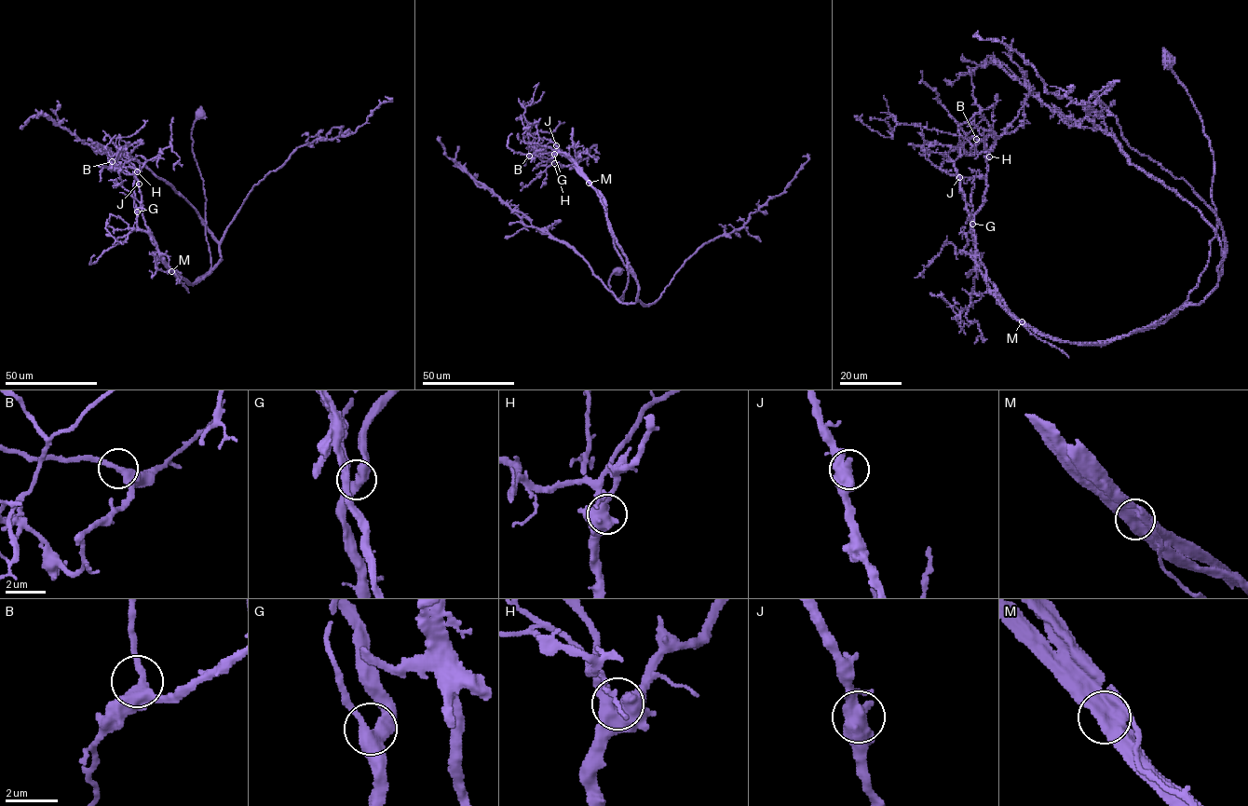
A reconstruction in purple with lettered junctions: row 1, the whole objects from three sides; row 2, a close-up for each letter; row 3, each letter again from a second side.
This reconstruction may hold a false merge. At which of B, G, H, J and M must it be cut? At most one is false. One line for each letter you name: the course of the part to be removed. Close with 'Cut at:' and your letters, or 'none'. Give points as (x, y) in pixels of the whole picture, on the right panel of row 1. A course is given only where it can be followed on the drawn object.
M: foreign part runs (1022, 321), (1088, 344), (1155, 327), (1215, 287), (1222, 245), (1113, 137), (1070, 126), (1002, 68), (944, 80)
Cut at: M

